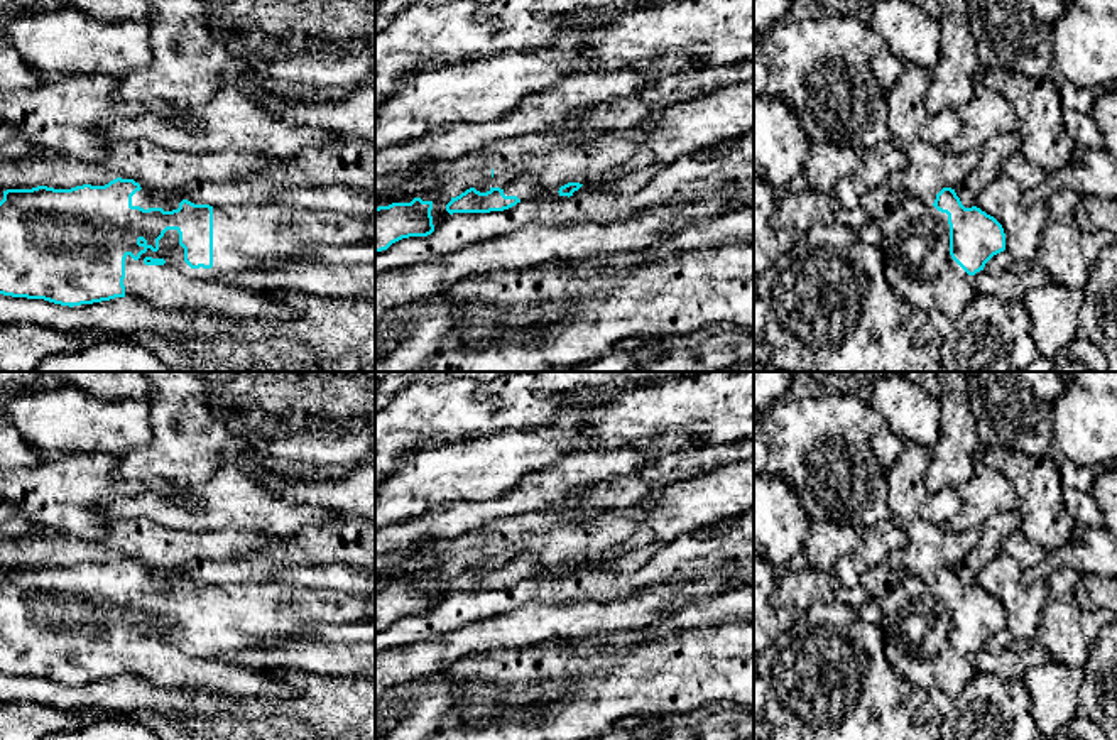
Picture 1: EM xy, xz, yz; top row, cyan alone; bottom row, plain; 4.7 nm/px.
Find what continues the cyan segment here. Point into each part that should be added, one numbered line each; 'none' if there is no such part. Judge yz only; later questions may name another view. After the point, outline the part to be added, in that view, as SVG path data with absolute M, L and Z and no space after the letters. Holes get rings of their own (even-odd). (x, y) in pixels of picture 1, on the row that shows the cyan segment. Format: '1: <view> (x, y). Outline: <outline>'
1: yz (918, 266). Outline: M901 194L879 228L891 291L926 313L960 316L977 292L970 275L950 255L948 215Z

